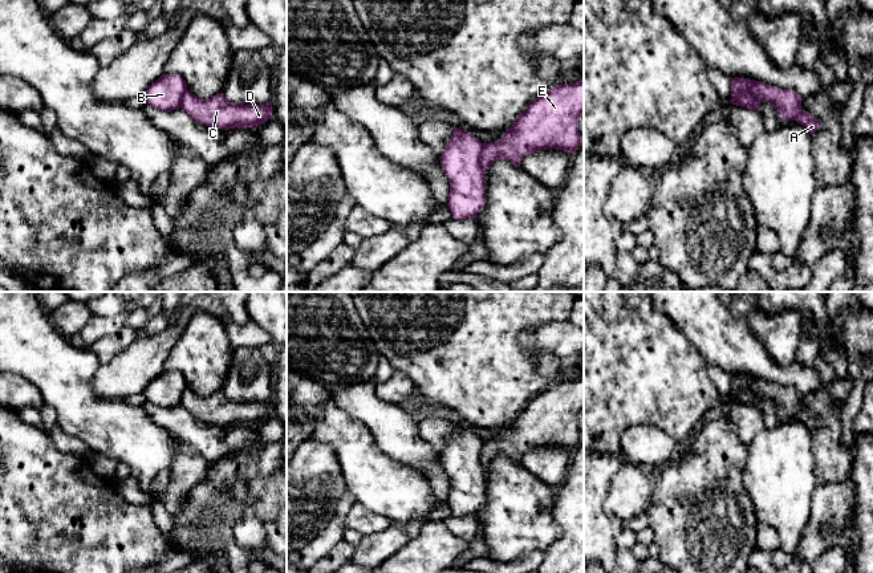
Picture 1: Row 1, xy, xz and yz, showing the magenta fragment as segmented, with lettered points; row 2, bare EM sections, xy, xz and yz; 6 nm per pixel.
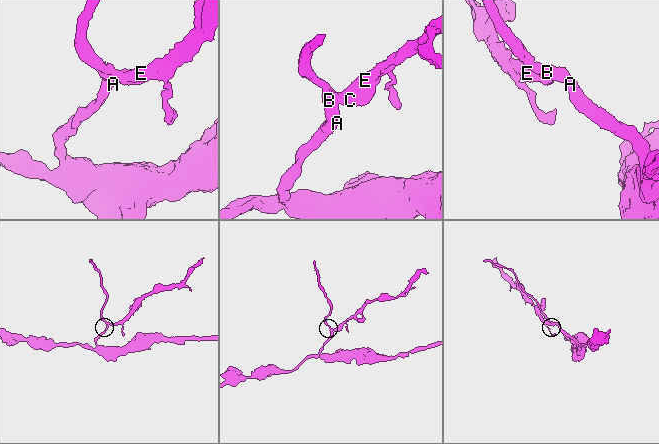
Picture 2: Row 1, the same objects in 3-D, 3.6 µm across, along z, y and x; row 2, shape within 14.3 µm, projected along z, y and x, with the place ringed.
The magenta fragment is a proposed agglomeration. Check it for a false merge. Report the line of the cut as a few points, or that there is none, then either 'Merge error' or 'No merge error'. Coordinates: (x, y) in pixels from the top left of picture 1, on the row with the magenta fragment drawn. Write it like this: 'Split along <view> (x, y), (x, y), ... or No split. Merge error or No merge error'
Split along yz (730, 100), (743, 94), (752, 94), (760, 102). Merge error

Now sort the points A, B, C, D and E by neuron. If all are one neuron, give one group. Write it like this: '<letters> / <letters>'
A B / C D E

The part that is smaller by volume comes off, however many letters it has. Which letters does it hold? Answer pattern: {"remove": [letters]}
{"remove": ["C", "D", "E"]}

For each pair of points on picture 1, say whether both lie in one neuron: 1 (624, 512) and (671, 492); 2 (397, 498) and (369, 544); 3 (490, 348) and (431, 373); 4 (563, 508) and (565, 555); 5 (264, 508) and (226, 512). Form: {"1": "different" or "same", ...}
{"1": "different", "2": "different", "3": "same", "4": "same", "5": "same"}

